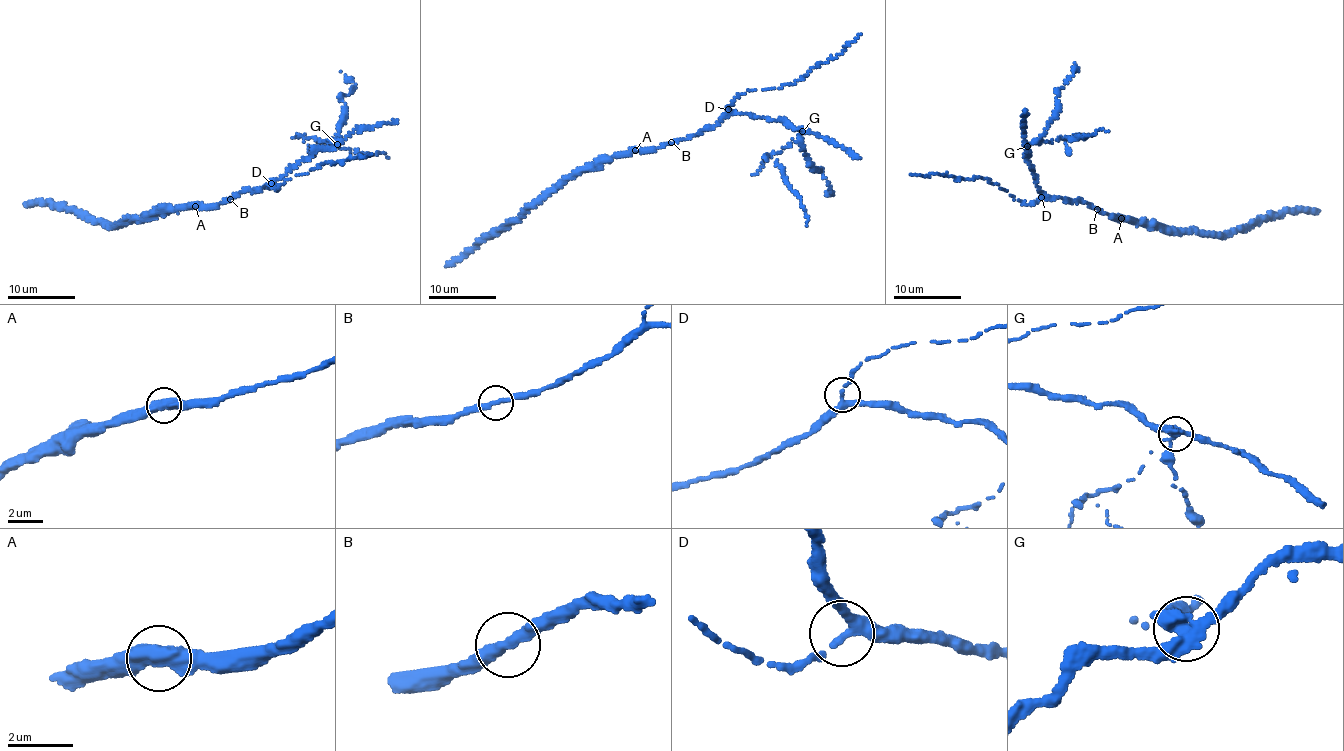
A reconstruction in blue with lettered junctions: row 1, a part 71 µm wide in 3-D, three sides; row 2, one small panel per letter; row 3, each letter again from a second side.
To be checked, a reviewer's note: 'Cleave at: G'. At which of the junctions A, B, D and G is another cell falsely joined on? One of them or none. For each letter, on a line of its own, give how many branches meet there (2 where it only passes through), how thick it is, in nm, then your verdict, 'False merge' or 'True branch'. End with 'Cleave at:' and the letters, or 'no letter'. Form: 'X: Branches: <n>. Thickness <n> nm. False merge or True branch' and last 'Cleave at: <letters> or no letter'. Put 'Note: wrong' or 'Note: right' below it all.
A: Branches: 2. Thickness 480 nm. True branch
B: Branches: 2. Thickness 320 nm. True branch
D: Branches: 3. Thickness 280 nm. True branch
G: Branches: 3. Thickness 400 nm. False merge
Cleave at: G
Note: right

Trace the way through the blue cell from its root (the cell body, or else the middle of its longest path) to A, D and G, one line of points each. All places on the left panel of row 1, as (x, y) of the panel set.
A: (230, 197), (224, 202), (195, 206)
D: (230, 197), (244, 191), (263, 189), (271, 183)
G: (230, 197), (272, 185), (274, 180), (309, 159), (319, 149), (329, 149), (337, 144)

